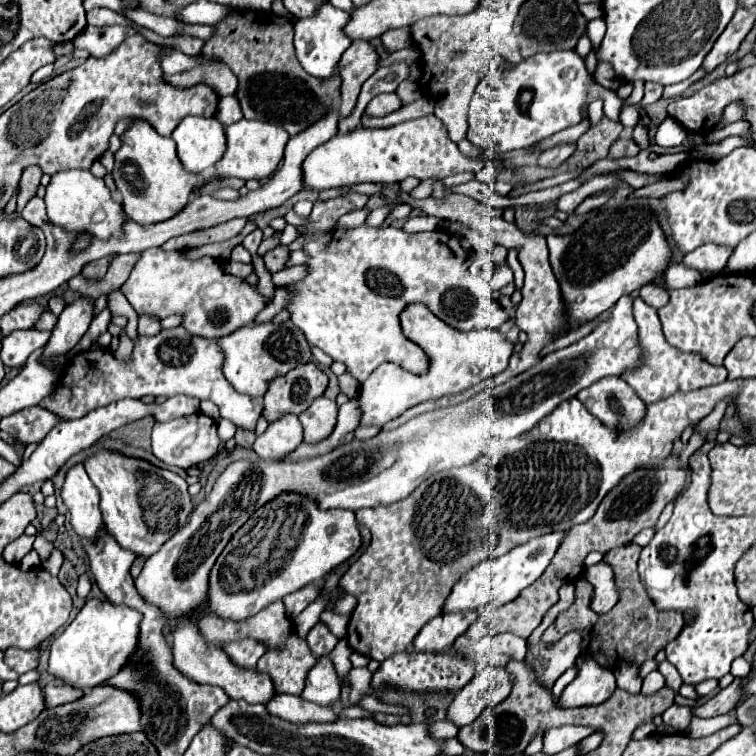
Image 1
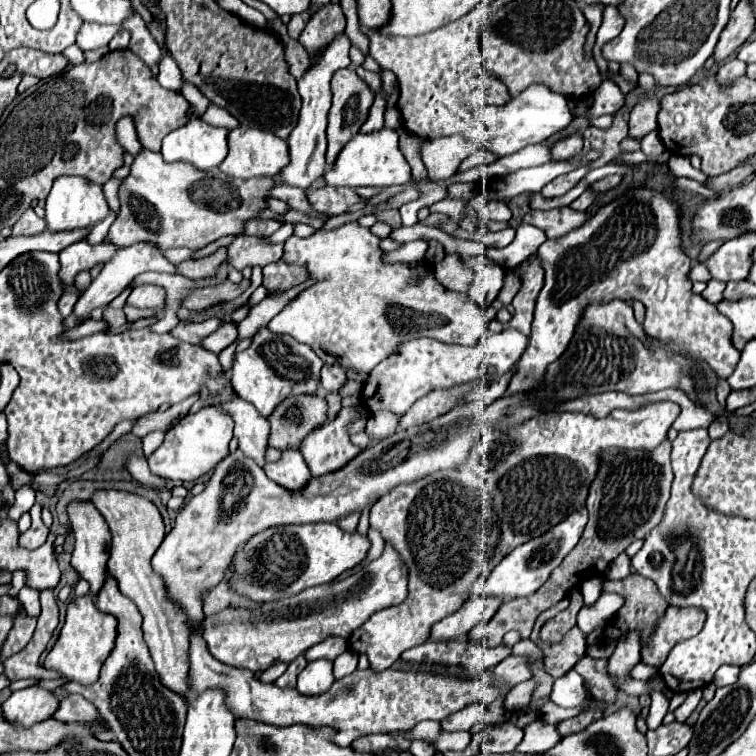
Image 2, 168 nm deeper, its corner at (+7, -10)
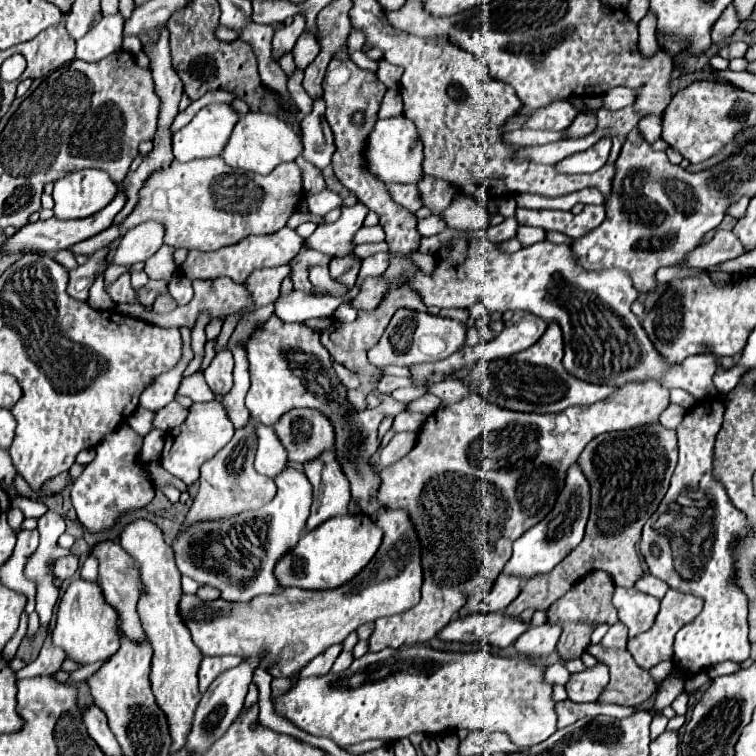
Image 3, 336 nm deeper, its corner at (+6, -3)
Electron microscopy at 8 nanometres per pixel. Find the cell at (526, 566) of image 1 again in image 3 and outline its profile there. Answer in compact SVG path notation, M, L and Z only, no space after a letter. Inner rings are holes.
M574 463L574 465L570 465L570 471L566 471L564 487L562 487L550 515L542 523L536 523L536 527L526 531L520 539L514 541L514 551L512 551L510 561L504 567L504 573L530 579L538 573L552 571L582 541L588 513L590 513L590 485L588 485L584 473L580 471L578 463Z

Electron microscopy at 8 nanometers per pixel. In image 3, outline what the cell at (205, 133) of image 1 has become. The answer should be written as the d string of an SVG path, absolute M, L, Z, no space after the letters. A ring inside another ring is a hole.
M214 103L210 107L202 107L190 123L174 133L174 157L178 161L192 161L220 155L238 117L240 115L232 109L232 105Z

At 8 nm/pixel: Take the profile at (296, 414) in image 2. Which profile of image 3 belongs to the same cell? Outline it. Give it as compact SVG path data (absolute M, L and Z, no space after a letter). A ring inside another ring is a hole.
M292 409L276 425L274 431L288 451L292 463L314 461L316 455L334 445L334 431L330 421L312 409Z

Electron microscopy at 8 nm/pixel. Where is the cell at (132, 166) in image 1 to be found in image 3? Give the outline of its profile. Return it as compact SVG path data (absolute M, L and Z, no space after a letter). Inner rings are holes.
M220 157L194 159L188 163L172 161L148 179L146 187L140 191L140 205L120 227L112 225L106 231L72 245L70 251L74 255L92 255L114 239L120 239L120 235L124 235L130 227L150 219L164 223L164 243L170 247L218 251L220 247L238 243L246 235L270 235L286 227L288 219L296 211L296 195L300 203L304 187L302 173L296 163L282 163L270 175L250 173L248 177L248 171L228 167Z

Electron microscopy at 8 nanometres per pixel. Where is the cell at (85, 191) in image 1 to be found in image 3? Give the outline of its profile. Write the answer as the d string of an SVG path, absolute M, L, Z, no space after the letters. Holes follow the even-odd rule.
M72 171L54 183L54 215L58 219L90 217L104 209L116 193L116 183L104 171Z

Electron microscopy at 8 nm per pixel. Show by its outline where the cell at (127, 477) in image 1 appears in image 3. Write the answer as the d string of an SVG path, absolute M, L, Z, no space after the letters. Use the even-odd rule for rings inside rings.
M138 519L132 525L124 527L120 535L120 545L126 549L130 557L134 557L140 563L140 575L146 591L140 597L138 613L154 651L150 683L152 683L154 697L158 699L158 707L166 713L166 719L168 719L170 737L172 737L170 751L176 753L186 745L186 735L190 733L194 711L200 701L198 667L204 655L200 653L198 647L194 647L190 639L190 631L186 631L186 625L180 617L180 611L178 611L178 603L182 597L180 571L176 569L172 547L166 545L162 539L162 531L154 523Z

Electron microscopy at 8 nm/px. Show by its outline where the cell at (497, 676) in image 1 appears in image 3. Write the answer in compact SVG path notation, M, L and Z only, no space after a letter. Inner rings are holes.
M544 623L540 627L530 627L526 633L522 633L516 639L516 649L522 655L528 657L546 657L556 649L556 643L560 639L560 625L552 625L552 623Z

